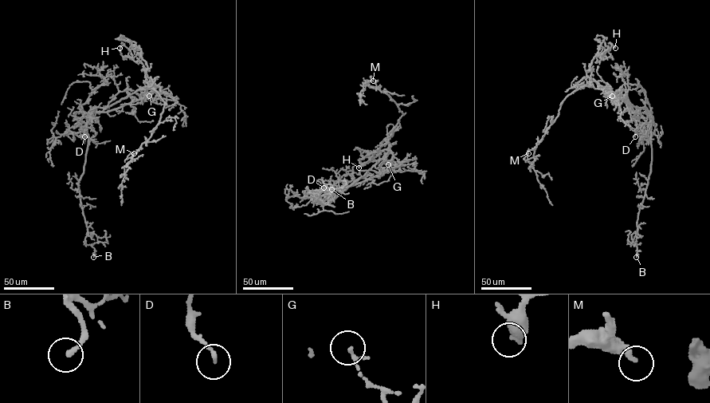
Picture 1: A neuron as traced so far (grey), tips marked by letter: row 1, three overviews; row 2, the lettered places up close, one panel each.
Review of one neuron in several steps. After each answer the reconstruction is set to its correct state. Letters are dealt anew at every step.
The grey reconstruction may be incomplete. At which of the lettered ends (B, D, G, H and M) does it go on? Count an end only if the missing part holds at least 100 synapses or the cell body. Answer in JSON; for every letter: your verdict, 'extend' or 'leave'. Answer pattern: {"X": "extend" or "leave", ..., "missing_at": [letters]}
{"B": "leave", "D": "leave", "G": "leave", "H": "leave", "M": "leave", "missing_at": []}

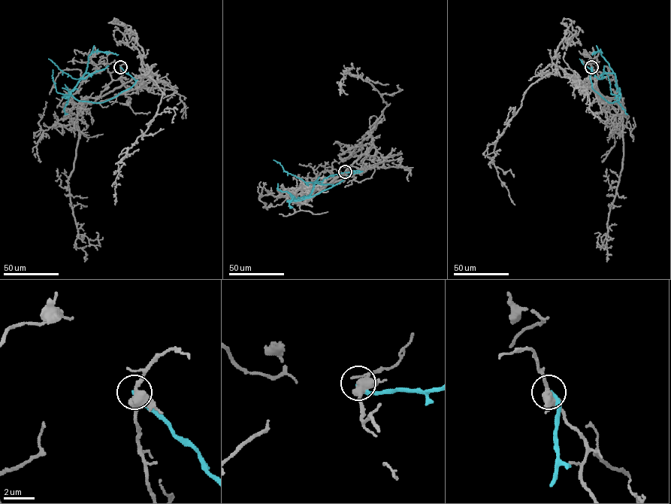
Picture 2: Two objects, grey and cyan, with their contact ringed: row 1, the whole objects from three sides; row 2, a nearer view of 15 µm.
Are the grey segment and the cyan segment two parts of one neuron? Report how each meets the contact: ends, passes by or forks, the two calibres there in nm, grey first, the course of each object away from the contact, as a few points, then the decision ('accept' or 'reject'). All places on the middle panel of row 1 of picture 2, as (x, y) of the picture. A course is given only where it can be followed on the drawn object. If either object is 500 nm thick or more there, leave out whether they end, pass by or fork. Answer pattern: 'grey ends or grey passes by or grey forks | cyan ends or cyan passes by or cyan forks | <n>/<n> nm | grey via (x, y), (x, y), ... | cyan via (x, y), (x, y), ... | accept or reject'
grey forks | cyan ends | 400/240 nm | grey via (345, 171), (346, 177), (351, 175), (312, 186), (303, 204), (293, 199), (300, 188), (324, 183), (323, 175) | cyan via (345, 171), (361, 171), (318, 193), (296, 200), (308, 195), (313, 183), (285, 172), (273, 159) | reject

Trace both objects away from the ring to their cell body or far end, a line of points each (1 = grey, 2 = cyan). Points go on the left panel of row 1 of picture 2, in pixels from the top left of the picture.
1: (120, 67), (125, 92), (100, 102), (83, 98), (77, 108), (70, 201), (77, 232), (100, 246), (98, 233)
2: (120, 67), (134, 83), (94, 102), (71, 94), (88, 73), (85, 78), (72, 78), (48, 59)

